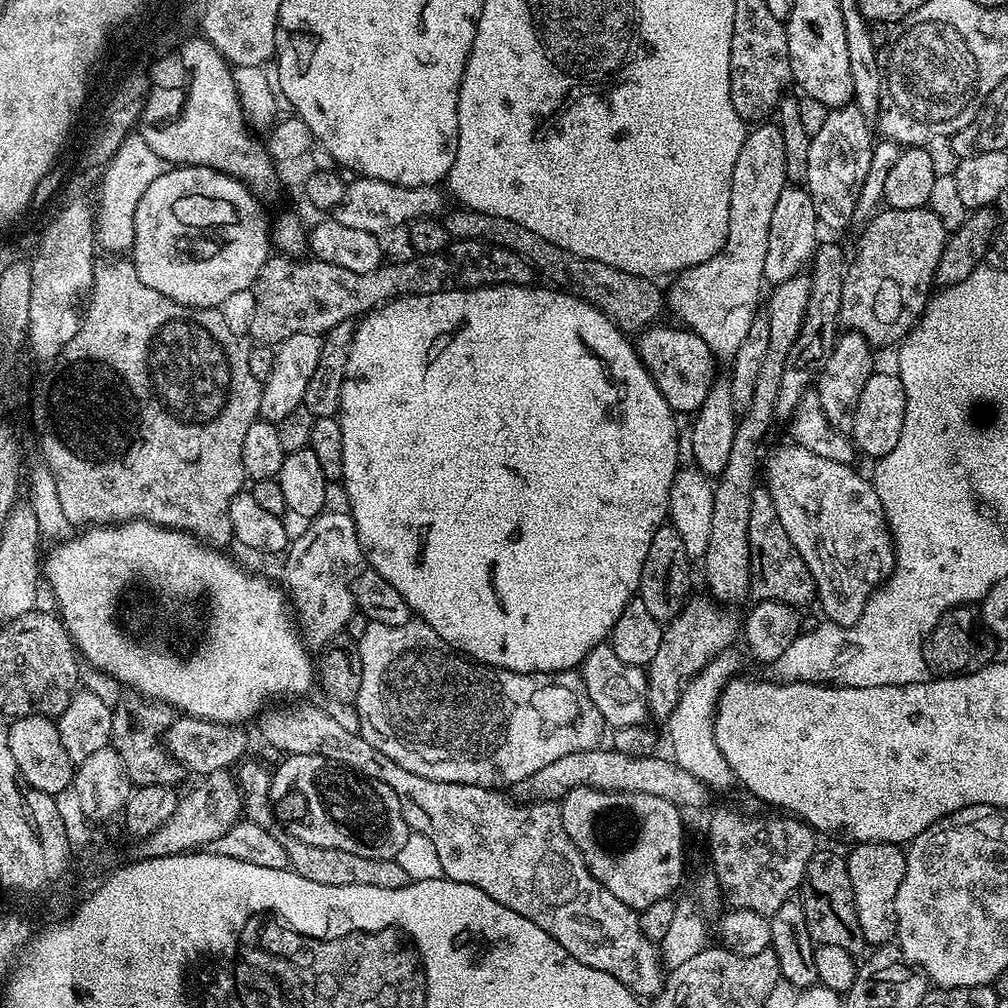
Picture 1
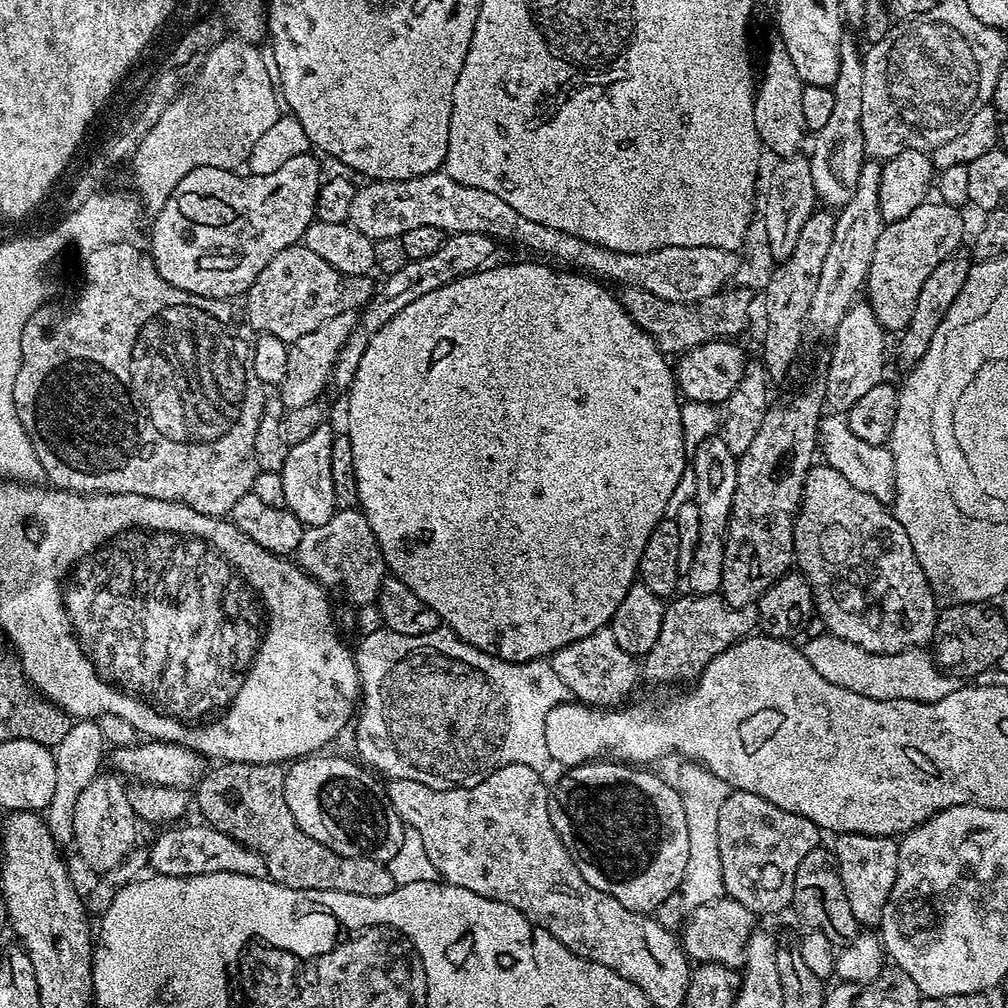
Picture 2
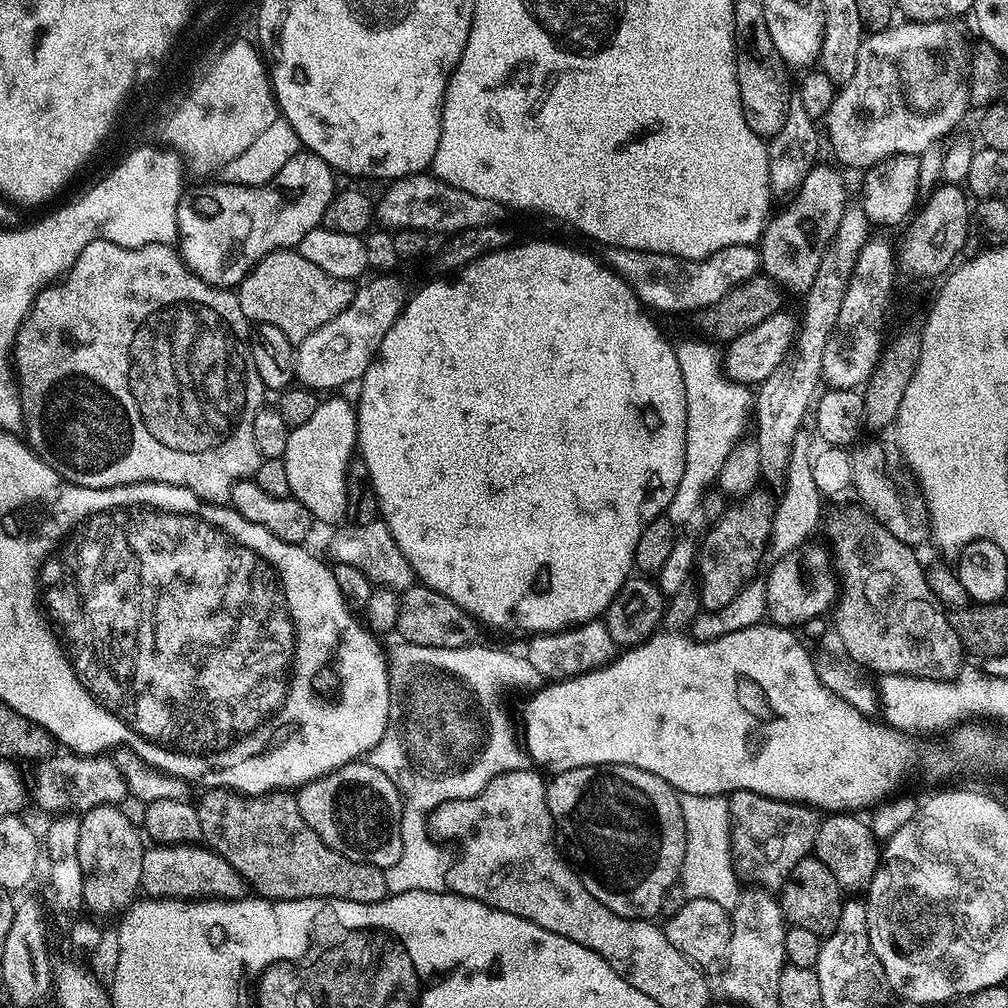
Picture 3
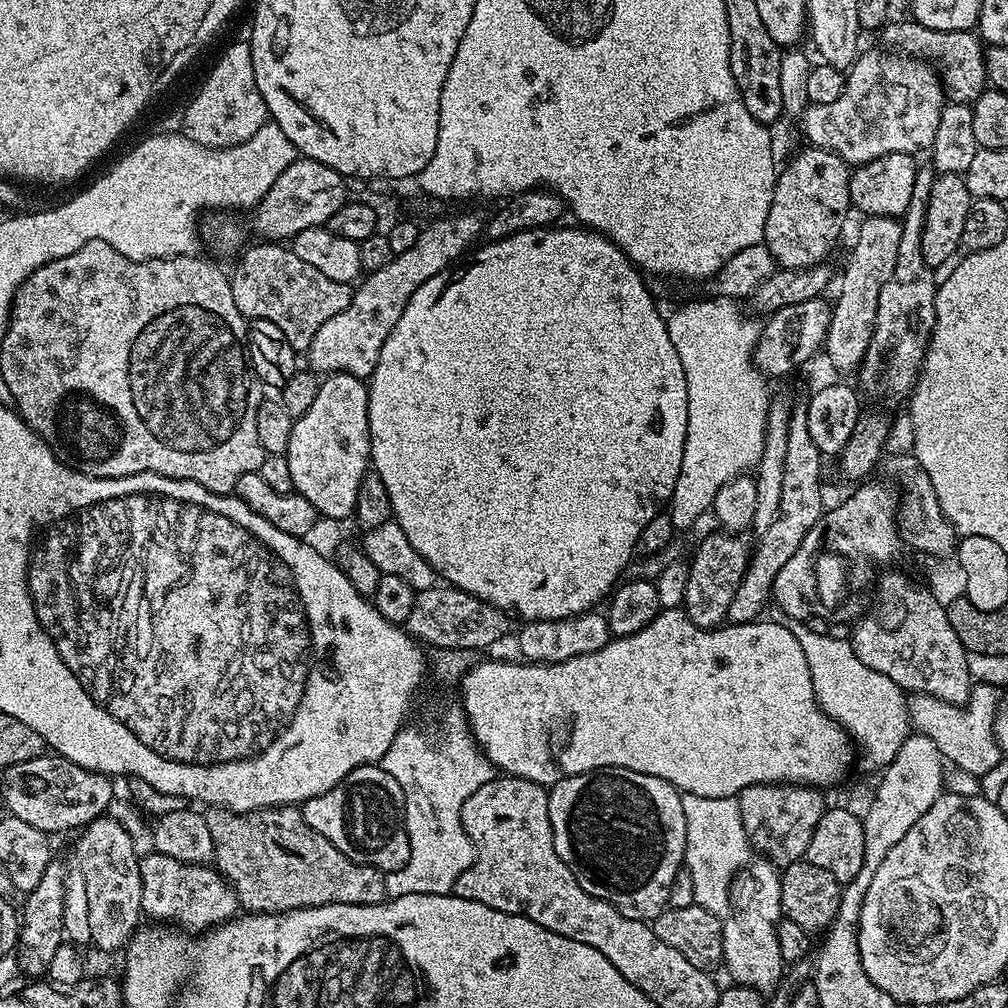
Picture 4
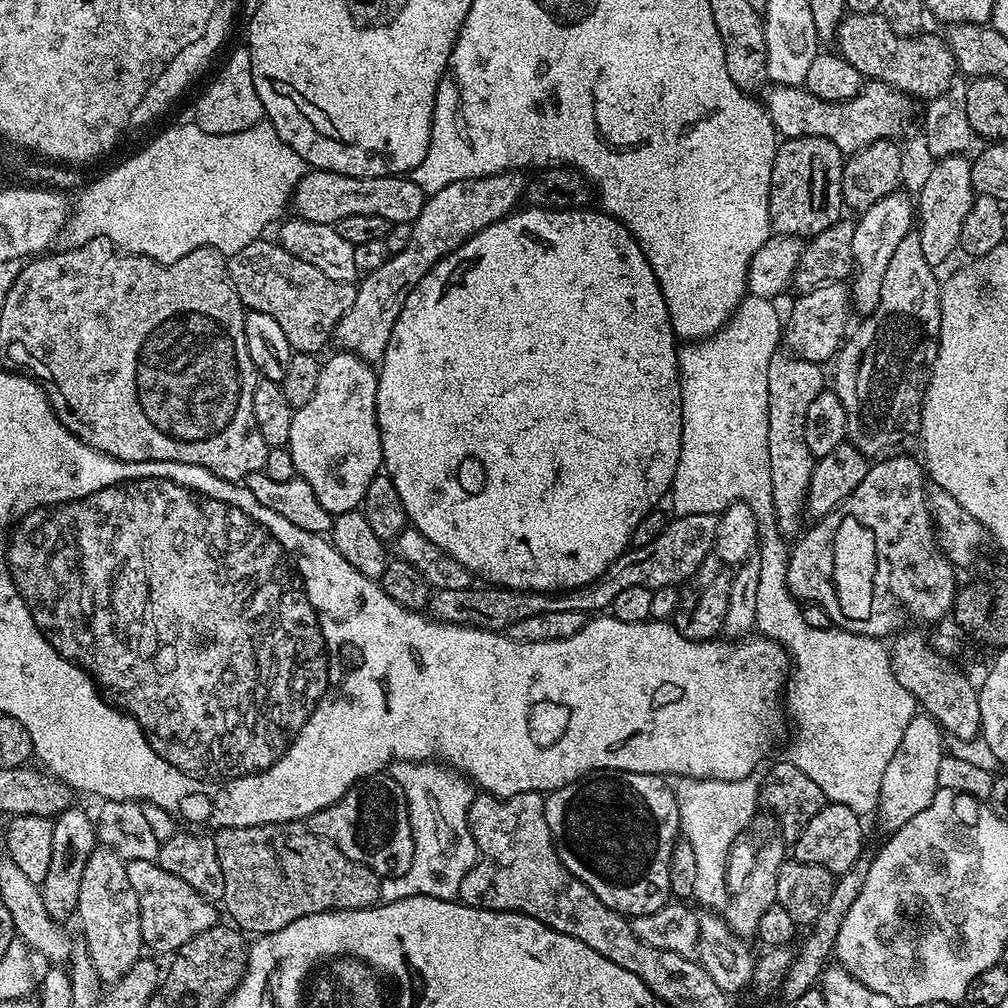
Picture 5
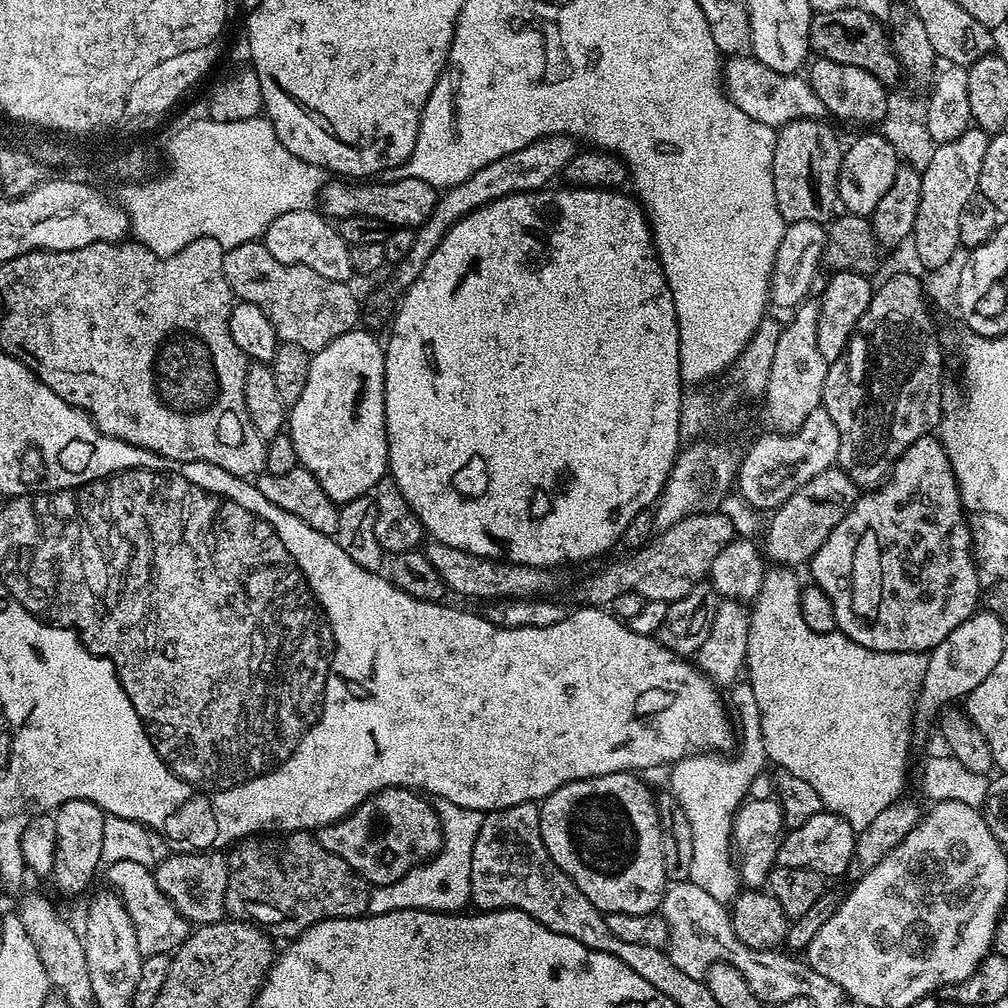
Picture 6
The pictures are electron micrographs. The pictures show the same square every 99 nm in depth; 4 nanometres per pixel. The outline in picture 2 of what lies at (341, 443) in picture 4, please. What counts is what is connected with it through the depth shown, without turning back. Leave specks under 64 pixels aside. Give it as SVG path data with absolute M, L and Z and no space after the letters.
M321 426L302 442L291 445L286 454L286 462L280 471L282 487L286 494L285 508L289 508L302 522L305 528L322 526L330 522L330 518L338 511L334 498L334 478L330 475L330 446L332 445L333 429Z

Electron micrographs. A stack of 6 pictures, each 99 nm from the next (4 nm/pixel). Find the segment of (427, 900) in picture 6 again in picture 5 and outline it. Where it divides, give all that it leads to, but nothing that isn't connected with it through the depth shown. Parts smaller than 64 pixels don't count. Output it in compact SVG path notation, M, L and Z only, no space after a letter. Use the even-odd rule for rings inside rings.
M396 762L391 765L390 775L399 782L408 803L416 853L406 874L381 879L381 901L389 904L415 896L456 900L460 894L462 878L466 878L478 859L476 840L468 827L468 811L474 799L473 785L459 771L436 762ZM432 812L440 823L440 828L433 832Z

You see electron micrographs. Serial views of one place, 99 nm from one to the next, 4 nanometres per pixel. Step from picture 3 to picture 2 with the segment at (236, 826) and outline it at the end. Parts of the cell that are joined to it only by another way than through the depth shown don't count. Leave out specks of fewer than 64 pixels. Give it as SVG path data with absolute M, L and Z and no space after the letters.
M220 762L215 765L213 770L205 771L200 777L194 788L194 804L200 807L203 823L209 824L214 830L222 830L226 835L233 836L238 842L242 842L250 850L254 850L266 862L266 870L268 871L267 879L273 880L275 884L281 884L287 888L294 890L334 890L342 894L358 894L366 898L382 898L382 894L390 894L398 885L394 882L394 878L390 875L387 863L374 858L350 858L338 854L334 850L330 850L326 846L322 846L322 842L318 842L314 838L310 838L310 834L306 834L302 830L302 826L298 826L298 822L294 822L294 814L290 814L290 806L286 806L286 798L284 797L284 773L285 769L279 764L247 764L246 762Z

